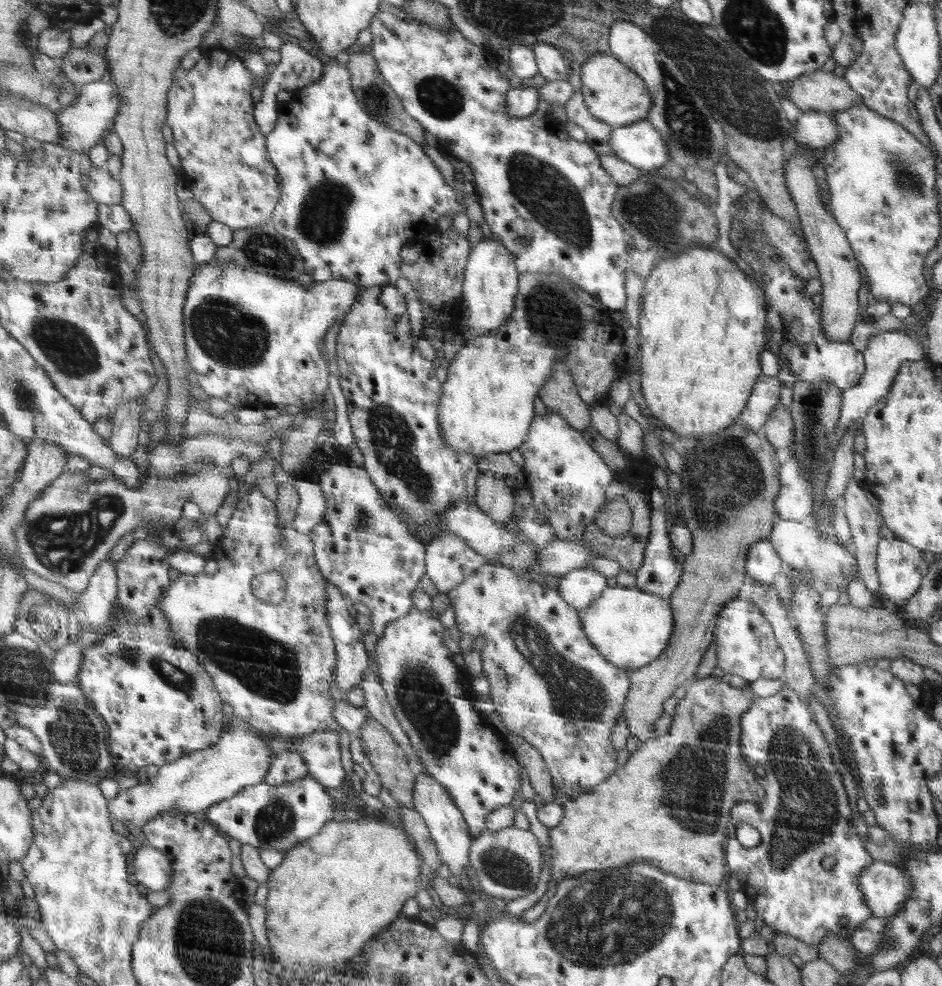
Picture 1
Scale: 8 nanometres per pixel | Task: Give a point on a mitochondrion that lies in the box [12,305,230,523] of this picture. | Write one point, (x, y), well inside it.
(68, 348)

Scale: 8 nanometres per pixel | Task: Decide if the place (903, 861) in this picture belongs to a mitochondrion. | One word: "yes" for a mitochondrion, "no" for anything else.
no

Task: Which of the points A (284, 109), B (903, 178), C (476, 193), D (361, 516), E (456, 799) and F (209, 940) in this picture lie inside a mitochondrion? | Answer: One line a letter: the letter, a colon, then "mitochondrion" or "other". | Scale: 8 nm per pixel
A: other
B: mitochondrion
C: other
D: mitochondrion
E: other
F: mitochondrion

